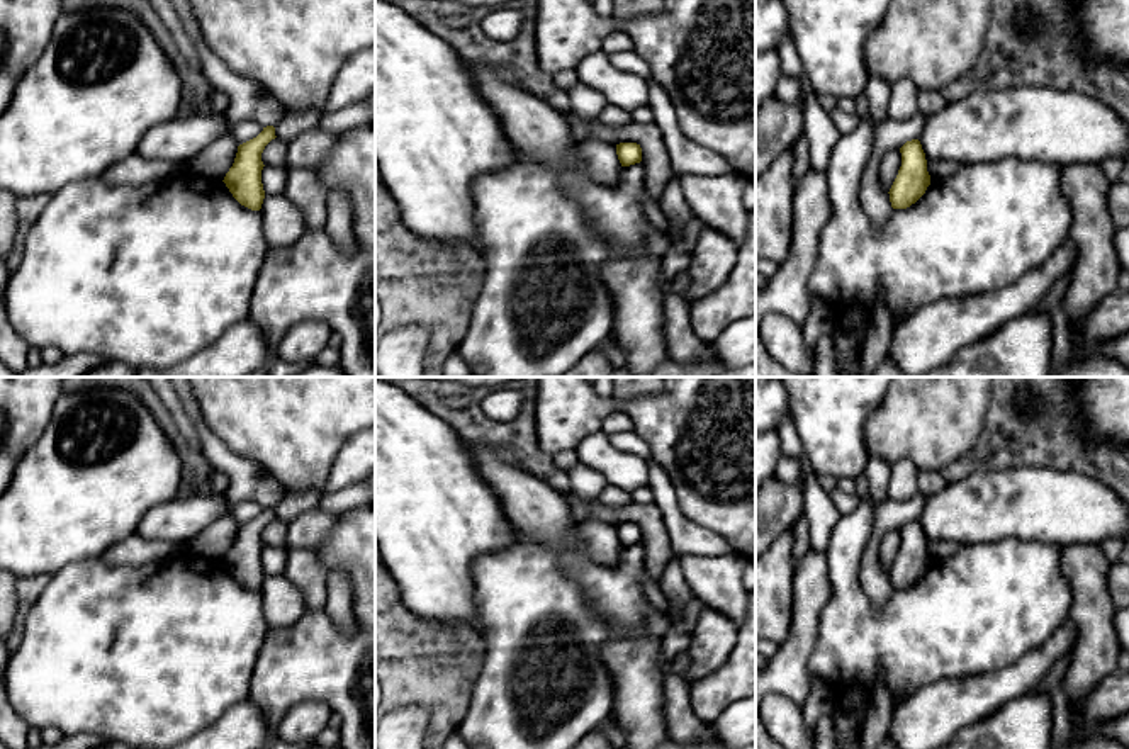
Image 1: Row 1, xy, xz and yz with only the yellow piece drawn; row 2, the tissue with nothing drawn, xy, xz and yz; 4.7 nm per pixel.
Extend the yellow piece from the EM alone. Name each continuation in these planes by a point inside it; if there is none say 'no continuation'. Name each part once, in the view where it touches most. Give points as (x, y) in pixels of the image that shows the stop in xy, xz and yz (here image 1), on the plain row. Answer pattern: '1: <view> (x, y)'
no continuation

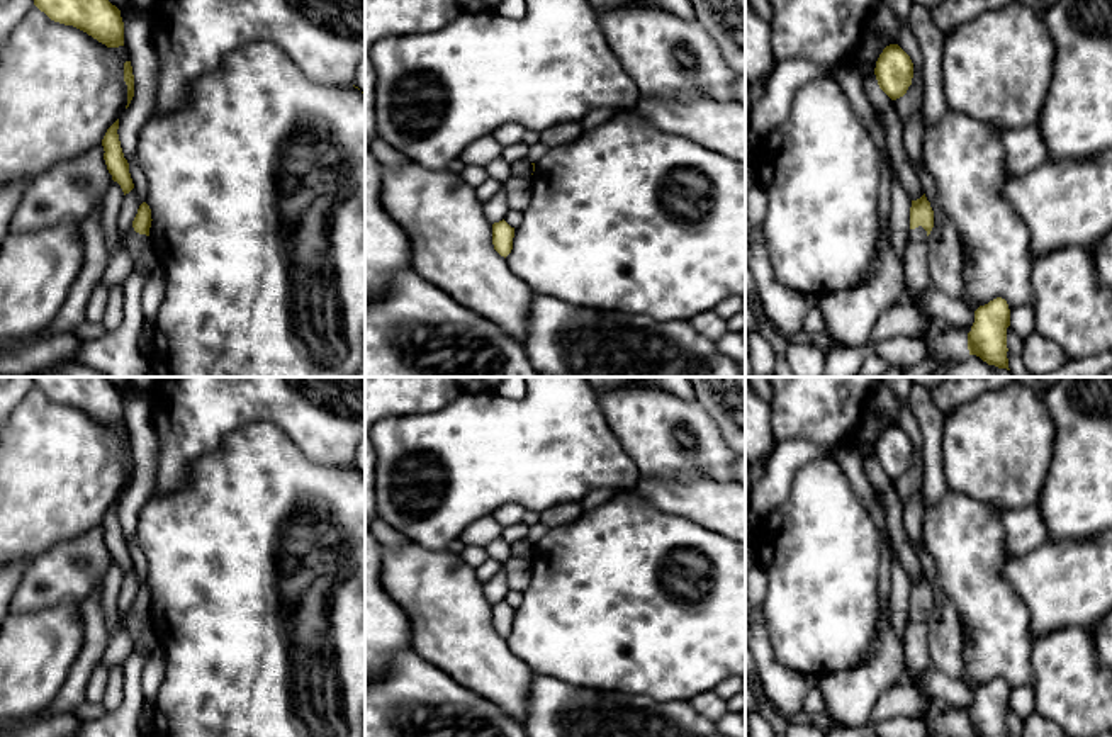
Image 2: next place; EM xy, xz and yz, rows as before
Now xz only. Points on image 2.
1: xz (523, 549)

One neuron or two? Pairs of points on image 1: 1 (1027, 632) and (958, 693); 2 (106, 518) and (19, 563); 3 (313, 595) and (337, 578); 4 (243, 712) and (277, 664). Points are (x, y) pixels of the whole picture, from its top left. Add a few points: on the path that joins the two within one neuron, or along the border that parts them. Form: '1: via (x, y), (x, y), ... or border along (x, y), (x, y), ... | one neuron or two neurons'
1: border along (1016, 661), (982, 673), (939, 680) | two neurons
2: via (84, 518), (63, 518), (41, 540) | one neuron
3: border along (328, 573), (326, 603), (323, 607) | two neurons
4: border along (248, 697), (274, 729) | two neurons

